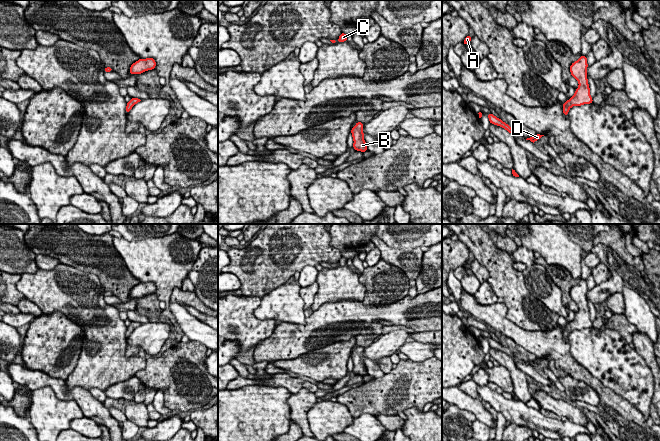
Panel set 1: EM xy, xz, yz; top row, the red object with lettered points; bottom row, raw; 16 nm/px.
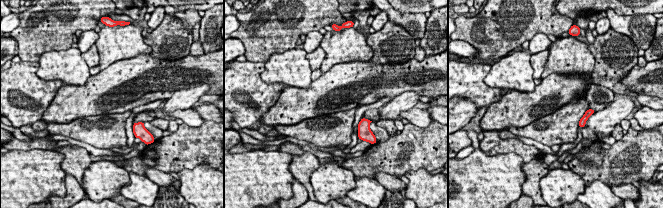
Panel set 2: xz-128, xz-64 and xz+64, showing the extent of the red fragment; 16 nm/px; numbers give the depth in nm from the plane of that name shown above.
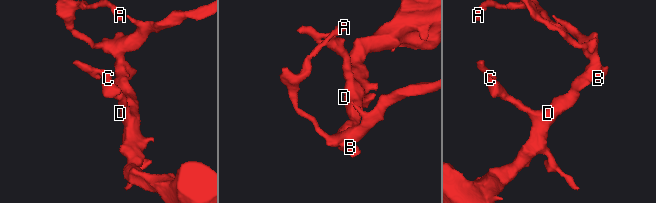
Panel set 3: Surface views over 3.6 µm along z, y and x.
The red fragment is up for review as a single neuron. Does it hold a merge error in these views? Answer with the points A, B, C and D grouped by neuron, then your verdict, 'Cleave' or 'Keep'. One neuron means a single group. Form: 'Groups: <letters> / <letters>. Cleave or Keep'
Groups: A B C D. Keep

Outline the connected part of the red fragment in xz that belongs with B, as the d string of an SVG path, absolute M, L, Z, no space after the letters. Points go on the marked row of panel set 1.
M357 122L356 125L352 128L351 133L354 140L353 148L357 151L365 152L368 151L367 144L363 139L364 133L362 127L363 123Z

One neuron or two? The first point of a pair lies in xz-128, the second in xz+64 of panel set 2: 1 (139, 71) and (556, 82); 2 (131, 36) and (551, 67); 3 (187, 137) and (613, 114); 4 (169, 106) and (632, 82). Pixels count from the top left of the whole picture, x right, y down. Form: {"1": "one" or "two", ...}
{"1": "one", "2": "one", "3": "two", "4": "two"}

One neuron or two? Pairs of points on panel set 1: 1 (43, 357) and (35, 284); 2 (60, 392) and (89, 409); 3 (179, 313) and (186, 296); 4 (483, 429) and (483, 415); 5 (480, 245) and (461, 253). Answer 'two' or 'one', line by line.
1: two
2: one
3: two
4: two
5: two

